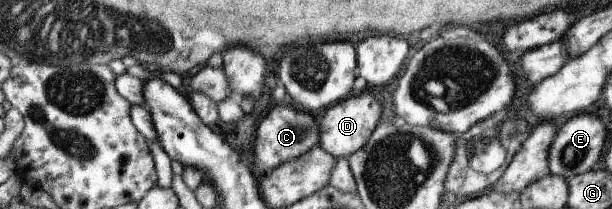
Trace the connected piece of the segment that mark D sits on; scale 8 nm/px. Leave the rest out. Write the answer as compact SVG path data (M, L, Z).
M366 87L360 94L352 94L331 105L318 116L319 138L318 144L333 158L347 158L352 152L359 150L370 137L371 131L377 126L381 114L381 106L373 98L377 91Z

